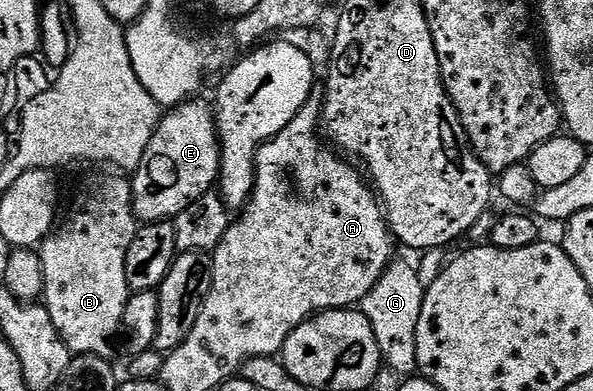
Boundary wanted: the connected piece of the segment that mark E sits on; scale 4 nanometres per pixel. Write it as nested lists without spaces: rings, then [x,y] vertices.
[[[188,100],[172,107],[155,128],[147,150],[131,178],[133,188],[133,214],[138,223],[168,222],[177,217],[187,204],[199,200],[199,196],[214,189],[221,173],[221,144],[217,140],[217,125],[210,103]]]

